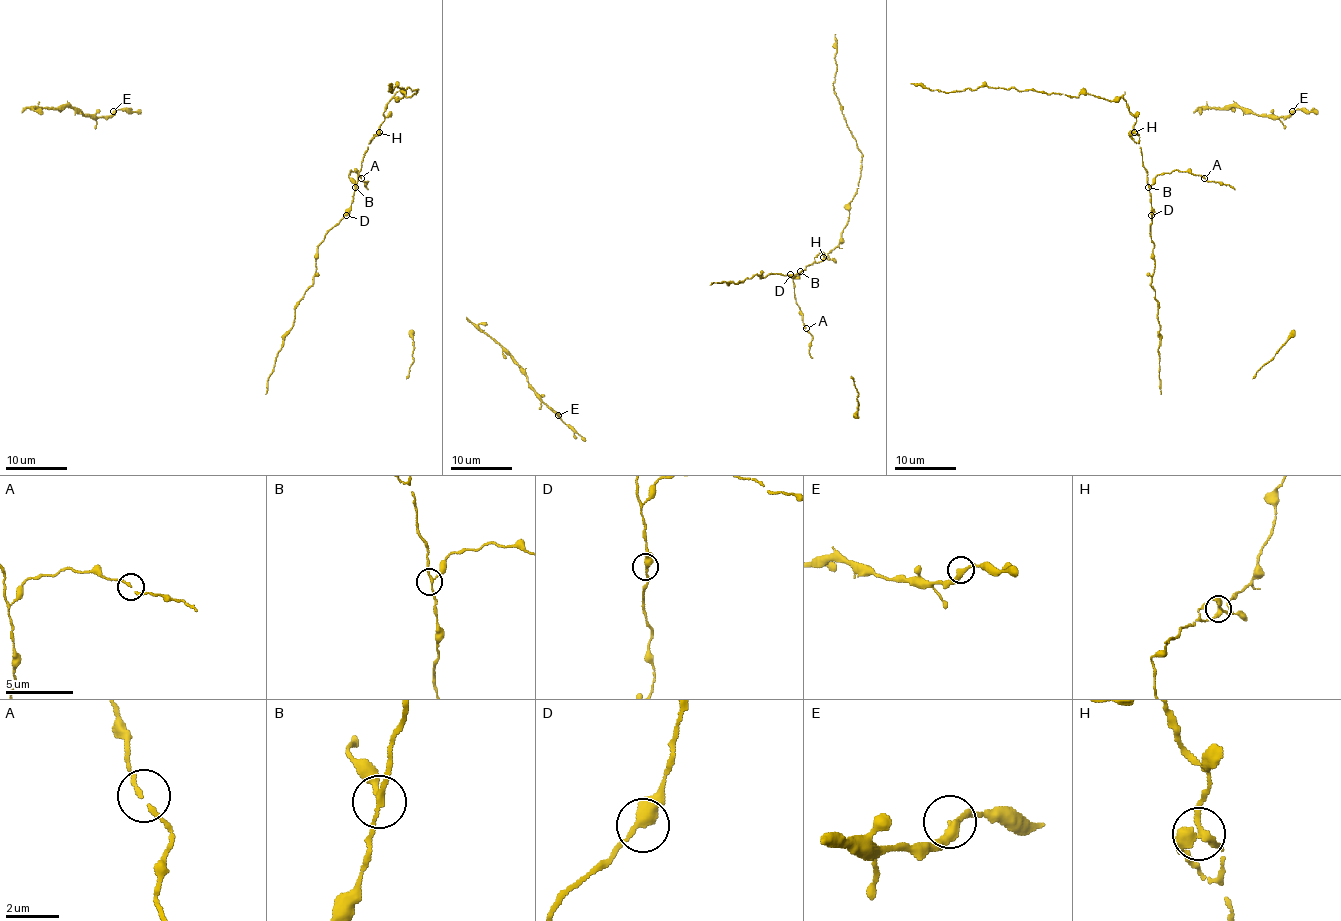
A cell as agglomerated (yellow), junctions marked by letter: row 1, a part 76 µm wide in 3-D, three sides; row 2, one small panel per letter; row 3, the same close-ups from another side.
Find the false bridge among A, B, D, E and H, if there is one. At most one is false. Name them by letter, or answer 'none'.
none

